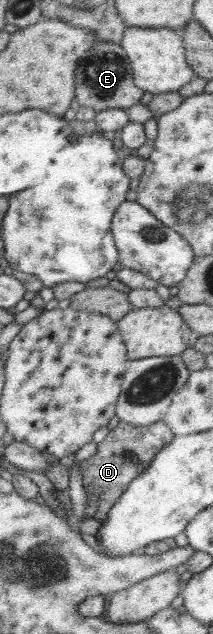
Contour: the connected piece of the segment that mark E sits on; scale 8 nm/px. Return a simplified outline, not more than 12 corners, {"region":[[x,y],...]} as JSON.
{"region":[[98,41],[80,61],[78,102],[98,113],[146,95],[123,44]]}

